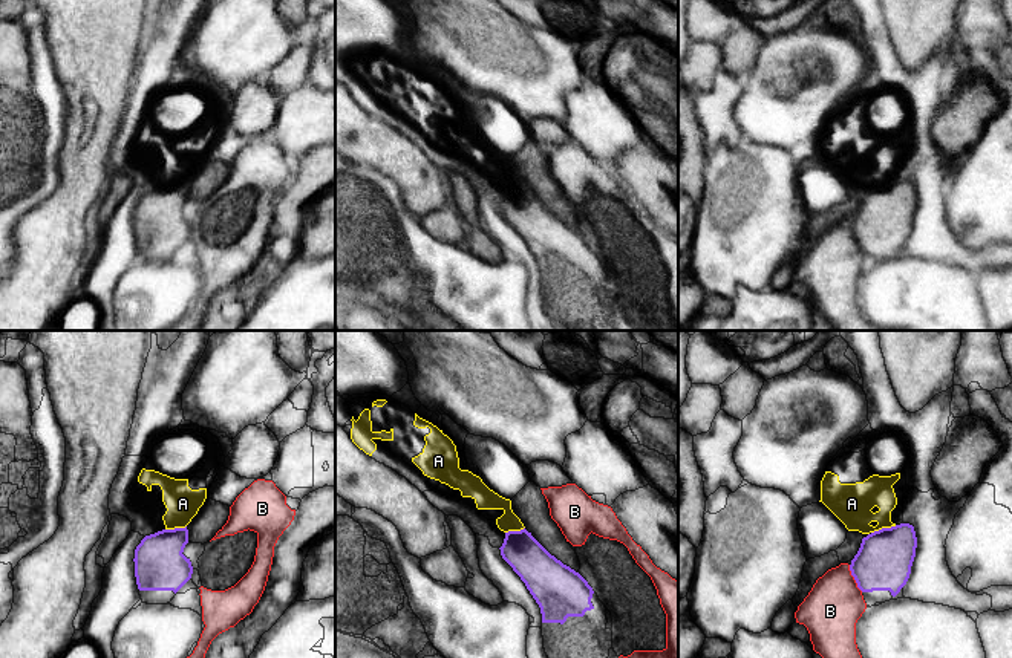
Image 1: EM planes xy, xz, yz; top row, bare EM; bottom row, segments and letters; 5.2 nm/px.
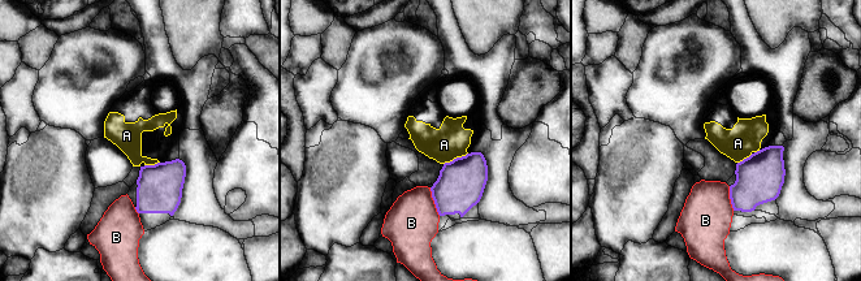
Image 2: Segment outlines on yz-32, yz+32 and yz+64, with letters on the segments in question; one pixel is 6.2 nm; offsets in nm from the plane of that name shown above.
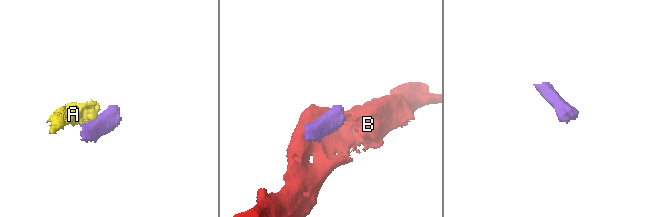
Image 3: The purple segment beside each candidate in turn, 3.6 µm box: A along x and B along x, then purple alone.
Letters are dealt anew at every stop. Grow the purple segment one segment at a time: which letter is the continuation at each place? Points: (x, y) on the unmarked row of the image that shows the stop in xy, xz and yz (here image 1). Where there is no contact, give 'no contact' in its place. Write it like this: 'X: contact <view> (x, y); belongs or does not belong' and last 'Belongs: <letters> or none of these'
A: contact yz (884, 185); does not belong
B: contact yz (855, 236); does not belong
Belongs: none of these

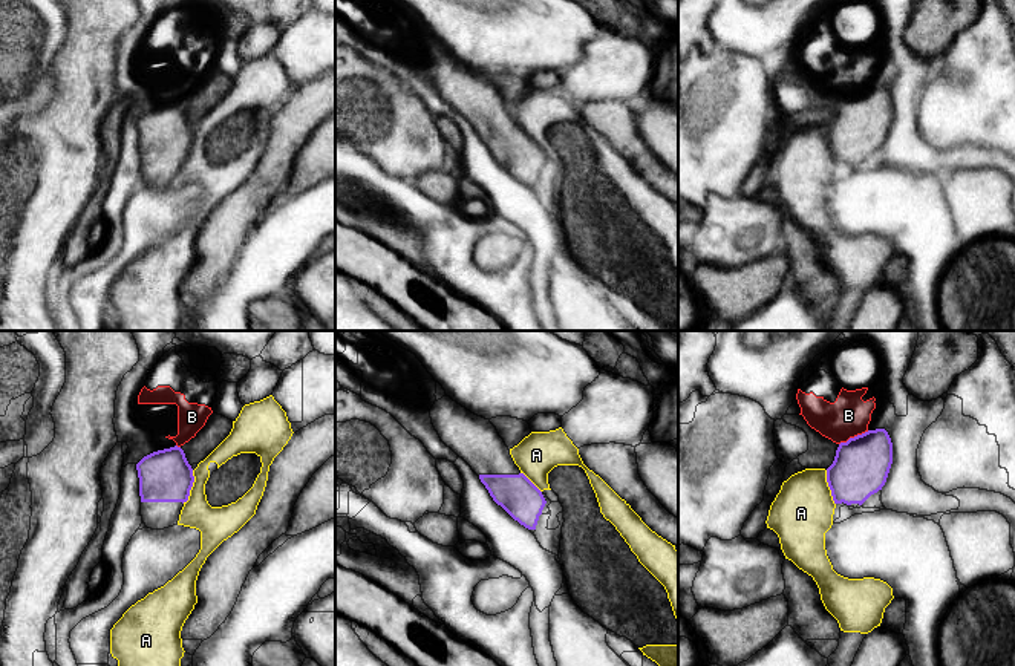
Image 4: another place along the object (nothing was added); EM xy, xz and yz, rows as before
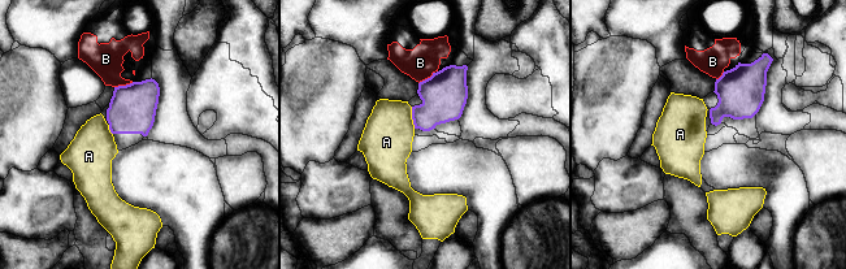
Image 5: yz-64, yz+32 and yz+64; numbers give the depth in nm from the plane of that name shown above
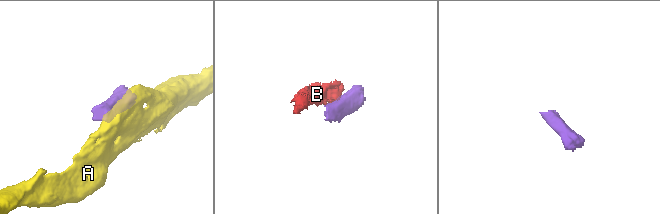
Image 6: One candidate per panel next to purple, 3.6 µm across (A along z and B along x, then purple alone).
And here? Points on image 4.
A: contact xy (192, 143); does not belong
B: contact yz (855, 94); does not belong
Belongs: none of these

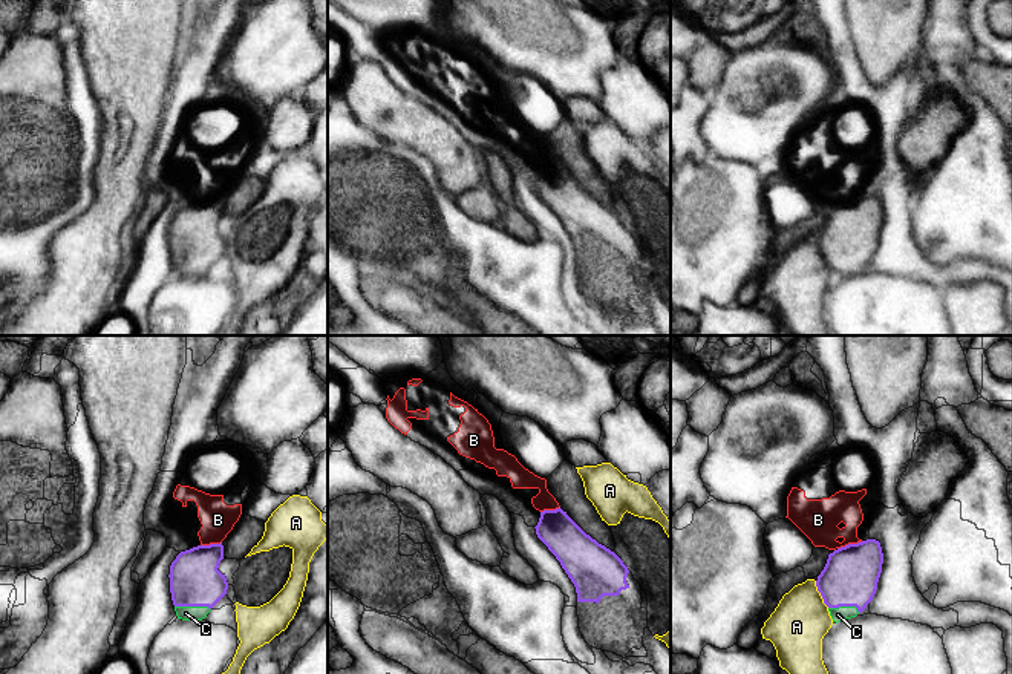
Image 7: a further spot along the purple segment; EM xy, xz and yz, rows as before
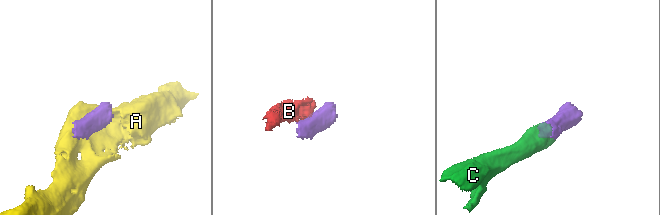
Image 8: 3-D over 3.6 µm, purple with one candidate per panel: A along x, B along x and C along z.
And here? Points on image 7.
A: contact yz (821, 251); does not belong
B: contact yz (850, 201); does not belong
C: contact xy (193, 262); belongs
Belongs: C

